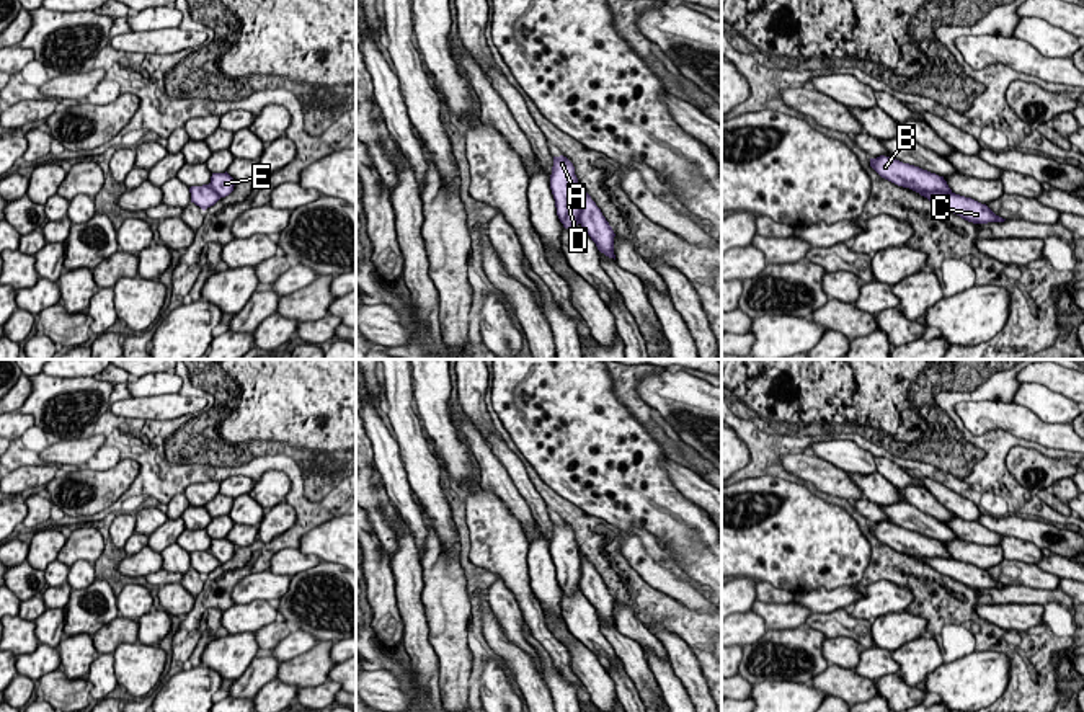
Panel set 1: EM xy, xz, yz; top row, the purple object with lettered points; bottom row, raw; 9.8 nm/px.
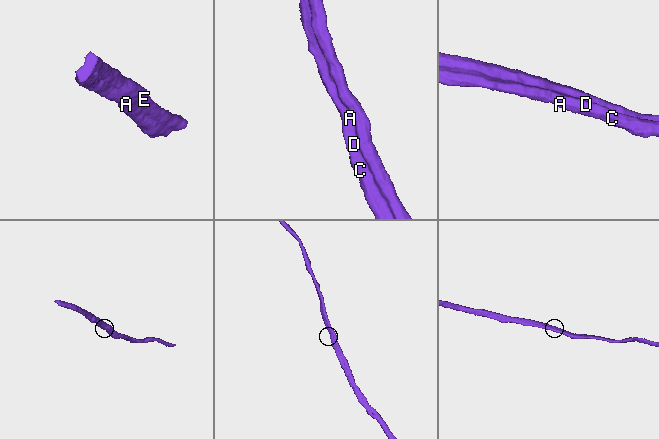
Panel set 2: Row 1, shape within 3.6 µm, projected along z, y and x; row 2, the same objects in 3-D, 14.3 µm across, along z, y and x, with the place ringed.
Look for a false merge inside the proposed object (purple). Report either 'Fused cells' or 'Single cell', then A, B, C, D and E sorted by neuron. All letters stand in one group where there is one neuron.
Fused cells. Groups: A C D / B E

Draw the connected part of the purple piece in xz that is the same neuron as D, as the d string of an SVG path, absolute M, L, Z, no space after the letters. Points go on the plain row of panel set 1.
M563 521L553 523L550 555L555 565L557 581L563 593L573 594L578 591L581 580L581 554L573 529Z

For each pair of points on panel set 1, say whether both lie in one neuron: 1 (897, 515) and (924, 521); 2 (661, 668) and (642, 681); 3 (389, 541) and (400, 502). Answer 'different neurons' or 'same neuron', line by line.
1: same neuron
2: different neurons
3: different neurons

